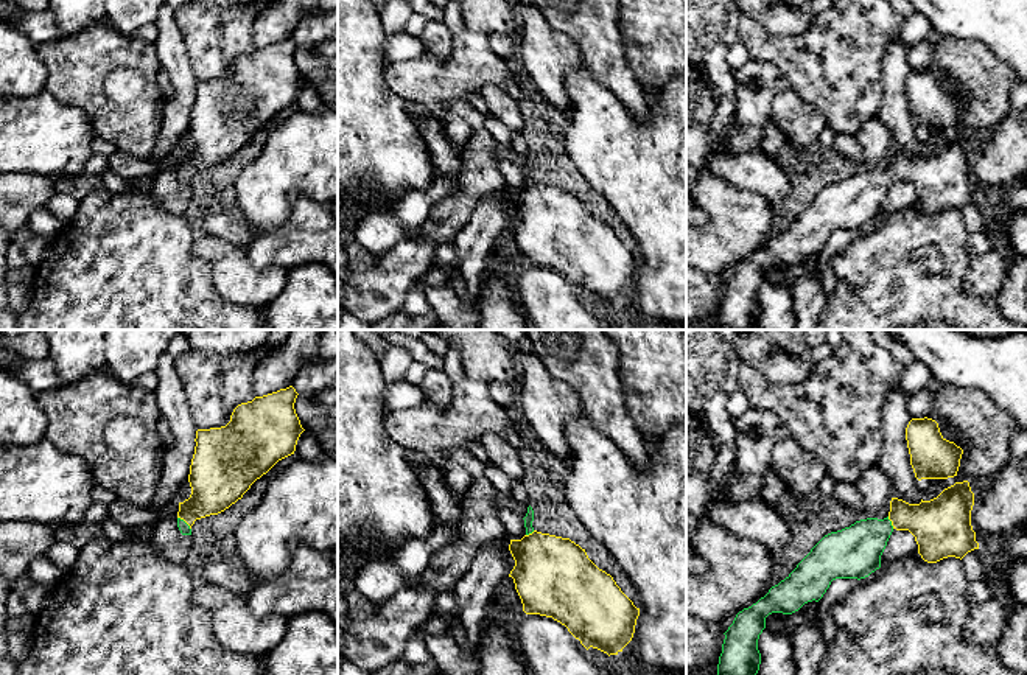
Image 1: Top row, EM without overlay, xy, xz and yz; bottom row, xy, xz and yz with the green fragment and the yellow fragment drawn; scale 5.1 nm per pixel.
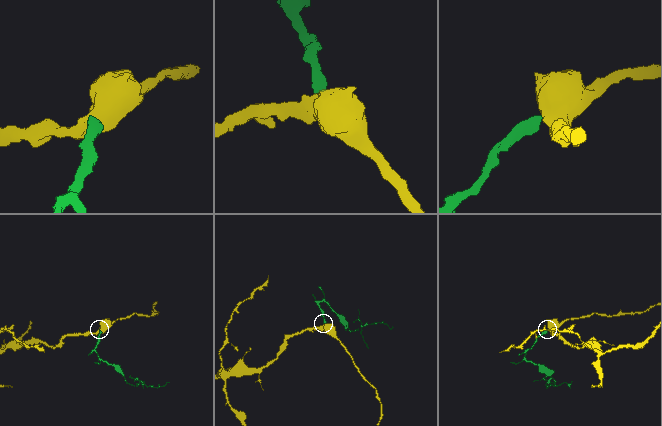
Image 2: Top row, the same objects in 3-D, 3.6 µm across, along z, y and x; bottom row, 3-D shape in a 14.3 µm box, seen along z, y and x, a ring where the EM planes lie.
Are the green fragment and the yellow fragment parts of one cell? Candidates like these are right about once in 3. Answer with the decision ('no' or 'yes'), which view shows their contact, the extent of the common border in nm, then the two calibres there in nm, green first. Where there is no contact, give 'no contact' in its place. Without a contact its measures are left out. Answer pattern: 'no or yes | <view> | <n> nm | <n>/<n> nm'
yes | xy | 100 nm | 60/260 nm

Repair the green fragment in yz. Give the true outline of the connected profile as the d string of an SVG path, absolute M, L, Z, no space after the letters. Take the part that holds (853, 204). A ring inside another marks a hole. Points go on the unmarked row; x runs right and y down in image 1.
M955 134L937 149L909 156L892 149L889 168L867 170L825 187L797 219L756 255L739 263L724 285L714 330L753 330L761 316L758 291L772 264L792 266L808 254L818 254L836 230L865 230L881 219L881 207L892 184L909 182L927 215L963 210L979 201L971 177L974 145L969 134Z

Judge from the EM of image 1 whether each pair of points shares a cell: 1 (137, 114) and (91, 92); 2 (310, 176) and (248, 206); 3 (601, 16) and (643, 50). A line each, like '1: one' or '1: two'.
1: one
2: one
3: two

